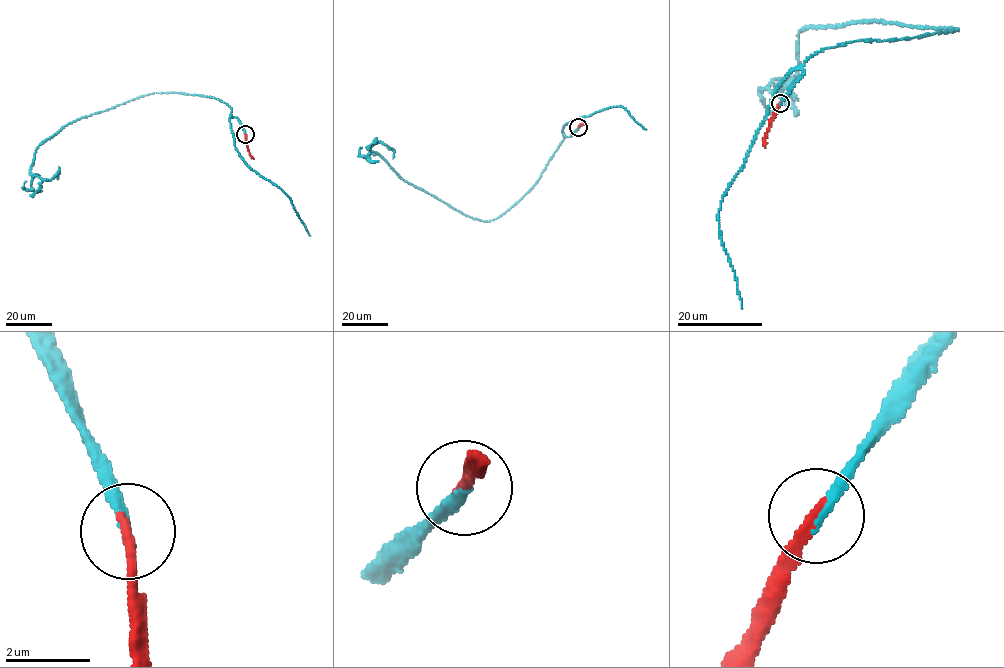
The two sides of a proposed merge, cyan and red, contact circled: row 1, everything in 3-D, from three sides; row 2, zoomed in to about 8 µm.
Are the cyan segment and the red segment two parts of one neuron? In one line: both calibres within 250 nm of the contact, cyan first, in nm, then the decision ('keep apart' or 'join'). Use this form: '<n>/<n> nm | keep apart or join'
260/280 nm | join

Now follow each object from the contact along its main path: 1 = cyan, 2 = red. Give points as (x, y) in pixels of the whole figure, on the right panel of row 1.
1: (780, 103), (819, 51), (957, 28), (867, 20), (808, 26), (798, 35), (798, 71), (768, 86), (797, 100)
2: (780, 103), (765, 147)

